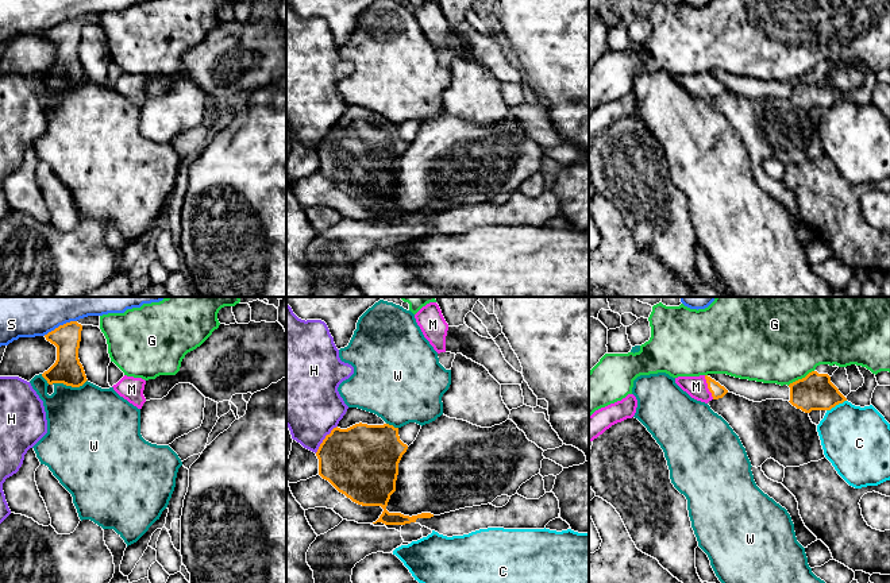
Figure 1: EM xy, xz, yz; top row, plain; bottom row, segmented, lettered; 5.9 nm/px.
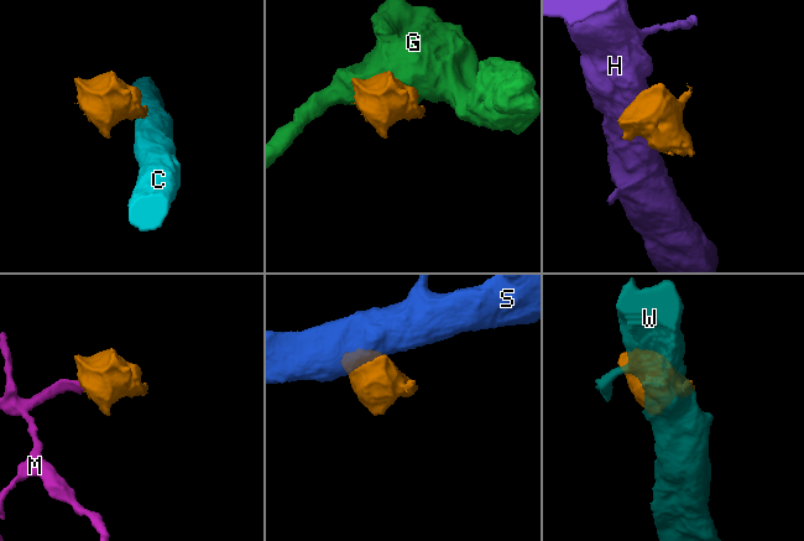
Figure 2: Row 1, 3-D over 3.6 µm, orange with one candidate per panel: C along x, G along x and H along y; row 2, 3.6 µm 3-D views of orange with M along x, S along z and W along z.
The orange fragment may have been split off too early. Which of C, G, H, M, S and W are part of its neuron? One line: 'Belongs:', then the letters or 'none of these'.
Belongs: M

